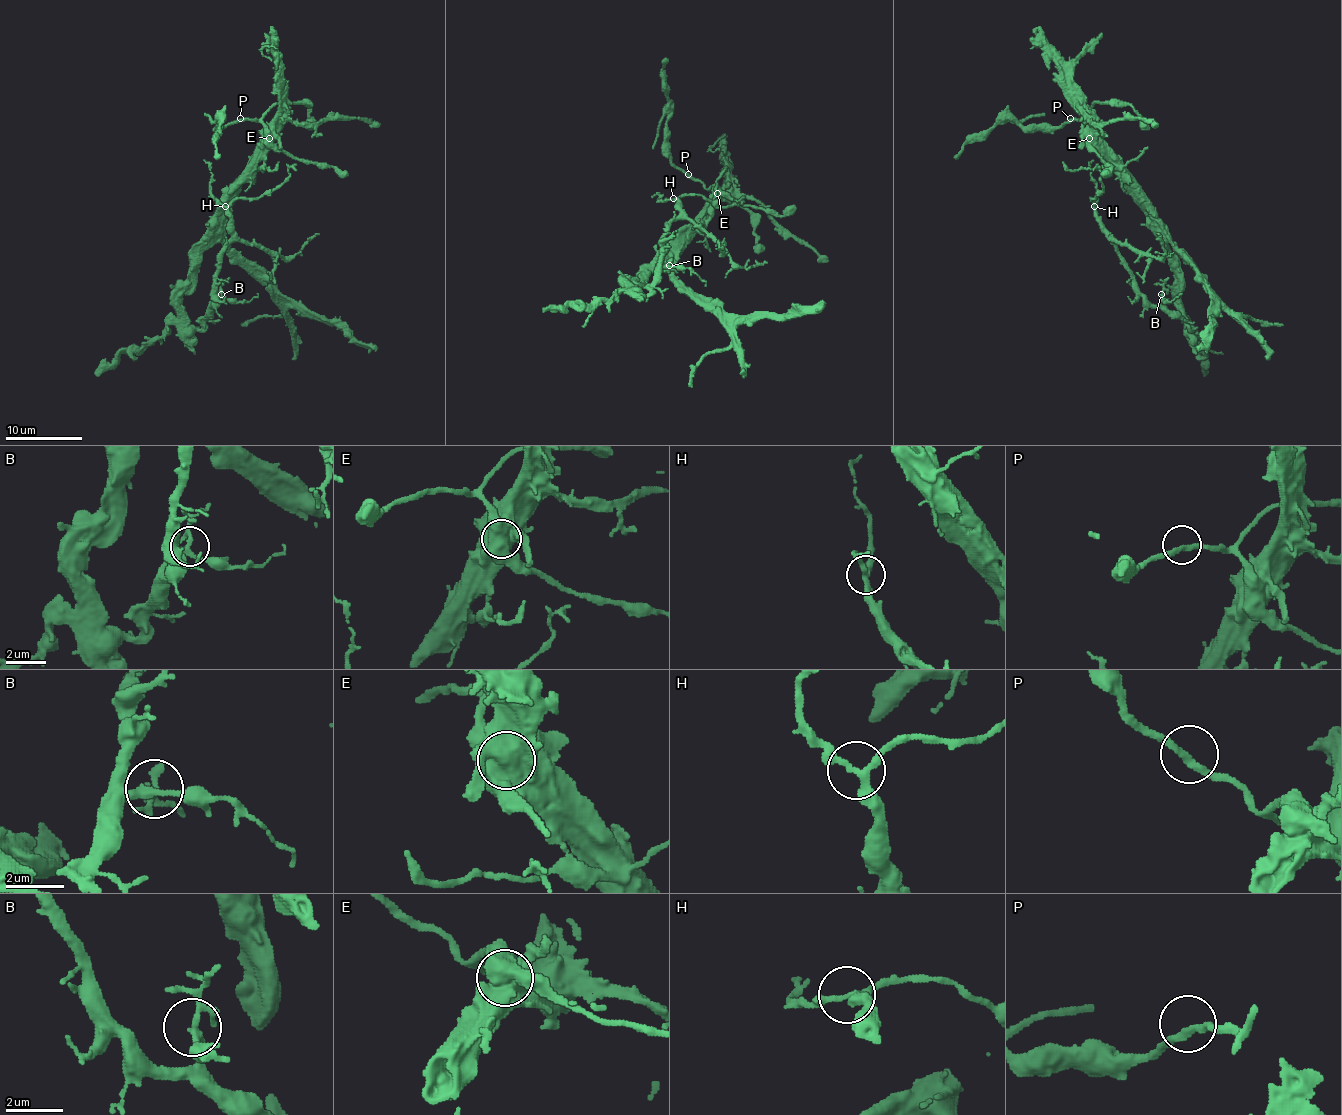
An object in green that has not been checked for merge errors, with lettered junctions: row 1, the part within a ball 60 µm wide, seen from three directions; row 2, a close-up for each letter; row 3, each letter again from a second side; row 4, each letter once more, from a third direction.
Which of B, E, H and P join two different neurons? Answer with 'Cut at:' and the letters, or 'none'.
Cut at: E

